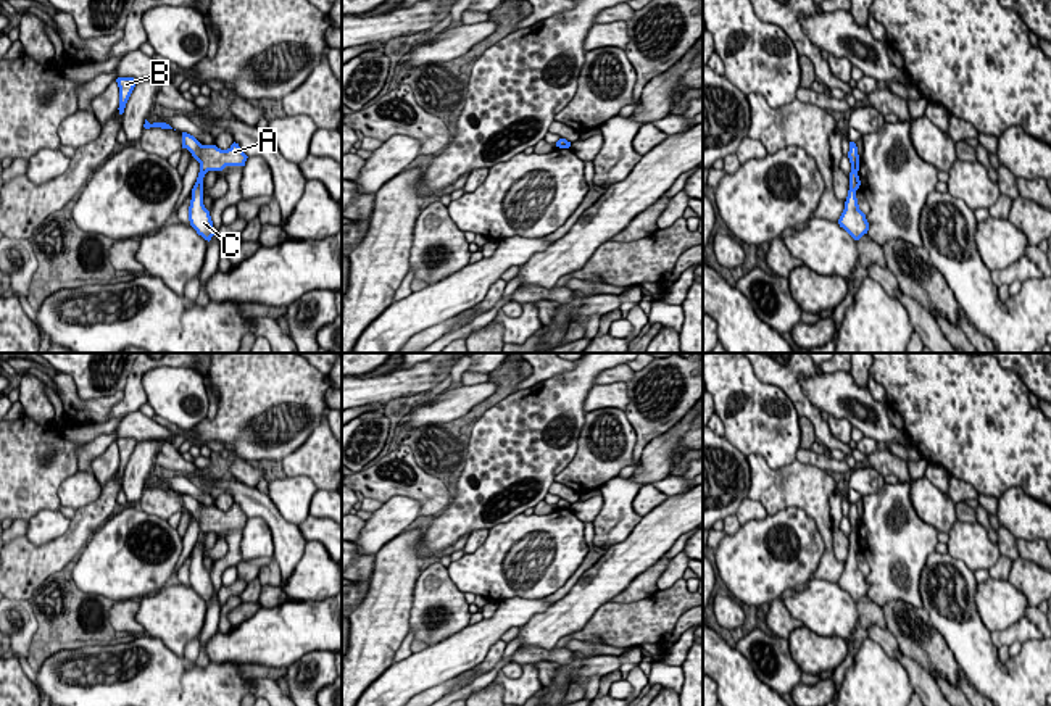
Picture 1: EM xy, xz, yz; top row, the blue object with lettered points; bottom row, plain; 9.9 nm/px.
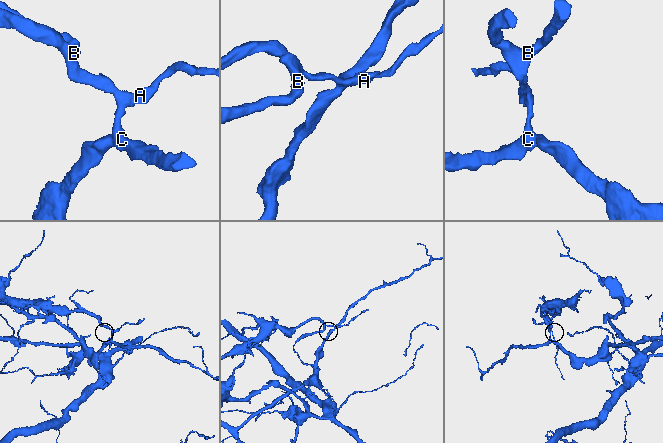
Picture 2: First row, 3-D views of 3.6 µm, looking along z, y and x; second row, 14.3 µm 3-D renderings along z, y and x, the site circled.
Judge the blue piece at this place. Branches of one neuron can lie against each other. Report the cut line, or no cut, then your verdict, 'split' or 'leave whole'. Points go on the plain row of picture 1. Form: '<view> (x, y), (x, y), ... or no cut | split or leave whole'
yz (850, 535), (856, 537) | split

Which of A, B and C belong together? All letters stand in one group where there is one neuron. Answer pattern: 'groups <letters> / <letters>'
groups A B / C

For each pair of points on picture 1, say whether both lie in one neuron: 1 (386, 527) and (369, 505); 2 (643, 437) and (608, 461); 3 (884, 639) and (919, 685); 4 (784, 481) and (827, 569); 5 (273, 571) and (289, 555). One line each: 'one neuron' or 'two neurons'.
1: two neurons
2: two neurons
3: one neuron
4: one neuron
5: two neurons

